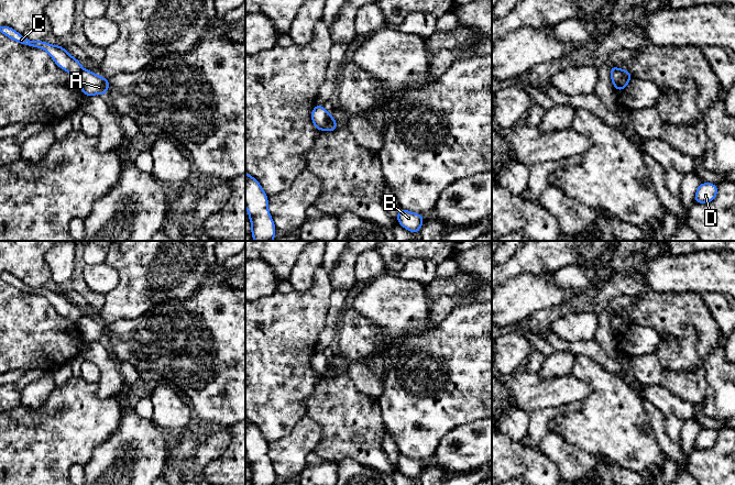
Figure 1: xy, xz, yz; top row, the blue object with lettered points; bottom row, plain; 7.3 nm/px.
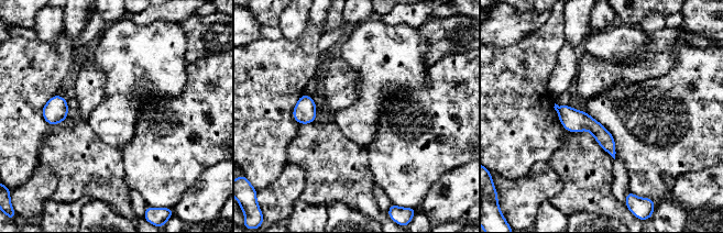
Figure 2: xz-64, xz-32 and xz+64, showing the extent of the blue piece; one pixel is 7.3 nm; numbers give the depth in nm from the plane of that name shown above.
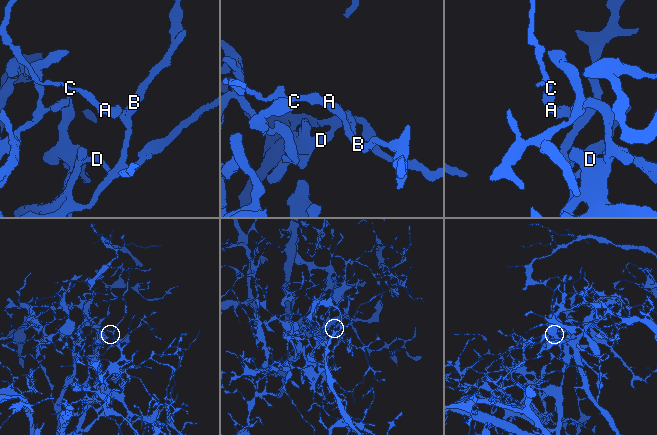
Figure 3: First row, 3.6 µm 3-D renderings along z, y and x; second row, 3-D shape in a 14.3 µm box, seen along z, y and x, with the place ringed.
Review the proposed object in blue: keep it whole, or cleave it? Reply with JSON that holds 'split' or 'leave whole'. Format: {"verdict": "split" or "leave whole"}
{"verdict": "split"}

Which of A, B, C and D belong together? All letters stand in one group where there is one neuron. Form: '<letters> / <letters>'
A B D / C

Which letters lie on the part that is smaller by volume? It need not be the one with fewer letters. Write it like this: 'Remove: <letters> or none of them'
Remove: C

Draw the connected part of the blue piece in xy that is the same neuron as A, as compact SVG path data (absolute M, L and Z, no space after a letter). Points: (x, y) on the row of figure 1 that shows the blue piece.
M81 69L76 79L84 96L105 96L108 92L108 88L110 86L107 77L100 77L88 69Z

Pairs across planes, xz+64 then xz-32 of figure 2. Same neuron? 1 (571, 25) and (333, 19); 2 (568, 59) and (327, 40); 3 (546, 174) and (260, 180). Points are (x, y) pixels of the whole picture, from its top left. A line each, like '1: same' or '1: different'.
1: same
2: same
3: different

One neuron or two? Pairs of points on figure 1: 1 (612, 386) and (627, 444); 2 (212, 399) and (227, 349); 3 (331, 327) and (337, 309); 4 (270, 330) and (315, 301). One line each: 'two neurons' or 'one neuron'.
1: one neuron
2: one neuron
3: one neuron
4: one neuron

